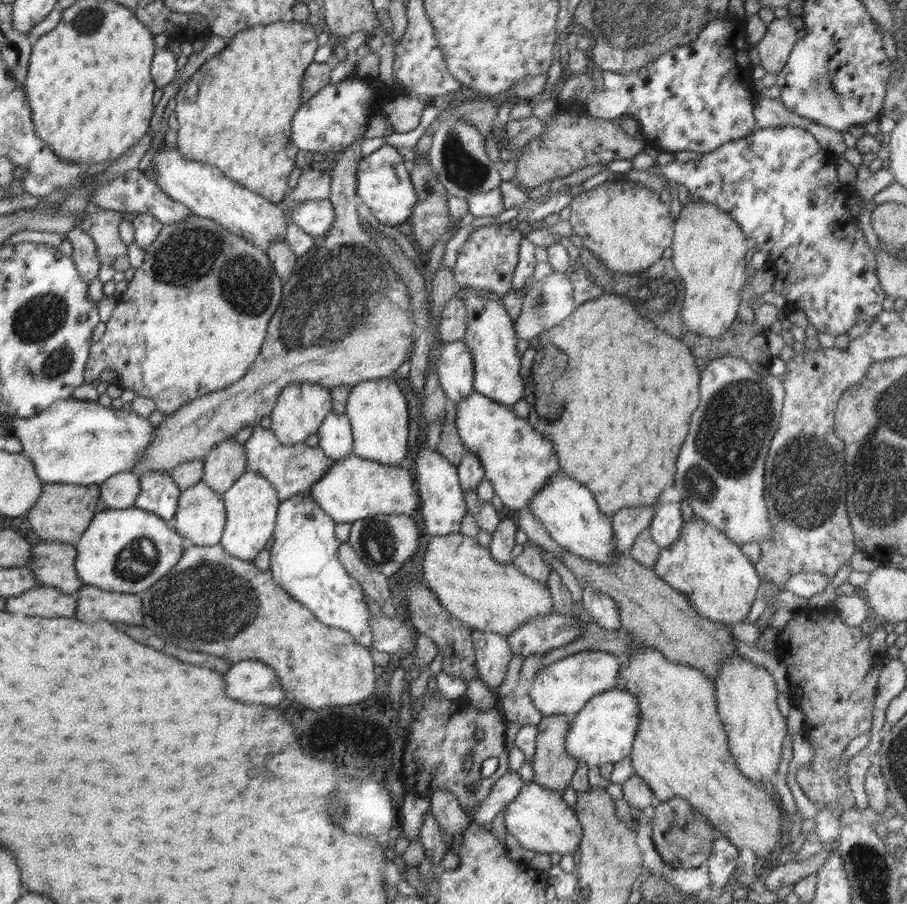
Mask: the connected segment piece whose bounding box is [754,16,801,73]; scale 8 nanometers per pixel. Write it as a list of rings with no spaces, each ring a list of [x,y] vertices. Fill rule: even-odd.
[[[789,16],[775,17],[768,24],[766,35],[754,46],[758,50],[760,65],[764,70],[768,73],[779,73],[800,37],[801,34],[792,26]]]

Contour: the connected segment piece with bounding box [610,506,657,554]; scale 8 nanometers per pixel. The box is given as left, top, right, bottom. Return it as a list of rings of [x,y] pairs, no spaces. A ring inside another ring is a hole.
[[[657,506],[624,508],[624,510],[620,510],[620,512],[610,517],[617,552],[628,554],[628,550],[638,534],[649,528],[656,510]]]

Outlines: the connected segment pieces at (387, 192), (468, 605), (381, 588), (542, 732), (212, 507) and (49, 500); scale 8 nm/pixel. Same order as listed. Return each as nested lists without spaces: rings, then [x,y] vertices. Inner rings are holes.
[[[383,145],[358,161],[356,171],[357,196],[384,225],[400,225],[413,213],[417,198],[411,176],[404,168],[402,153],[390,145]]]
[[[460,533],[434,536],[428,543],[423,558],[423,583],[437,596],[440,604],[455,618],[472,629],[505,635],[512,634],[522,625],[554,611],[549,589],[522,574],[513,563],[499,563],[488,548],[478,544],[476,537]]]
[[[348,543],[339,544],[337,555],[341,564],[344,565],[346,573],[352,579],[356,579],[362,590],[370,598],[373,598],[377,603],[390,598],[389,578],[372,570],[372,568],[368,568],[368,565],[358,558],[358,555]]]
[[[543,716],[542,721],[537,724],[538,734],[535,740],[535,755],[531,762],[534,771],[533,781],[557,792],[561,797],[565,788],[571,785],[572,775],[575,773],[579,763],[566,750],[565,742],[569,725],[570,722],[564,716]]]
[[[198,482],[181,491],[177,508],[170,528],[180,534],[187,545],[214,546],[220,542],[226,523],[225,504],[222,497],[218,496],[204,482]]]
[[[44,483],[40,496],[31,510],[28,510],[28,521],[43,542],[75,544],[95,516],[98,500],[100,500],[98,485]]]

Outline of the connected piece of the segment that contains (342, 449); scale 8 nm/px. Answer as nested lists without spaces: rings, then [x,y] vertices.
[[[328,413],[317,430],[318,447],[332,461],[346,458],[353,453],[354,436],[346,413]]]

